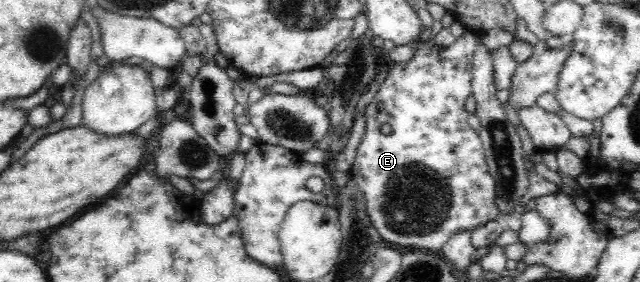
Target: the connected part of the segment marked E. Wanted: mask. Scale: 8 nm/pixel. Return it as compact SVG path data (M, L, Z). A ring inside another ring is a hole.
M465 30L444 51L432 48L429 42L416 40L411 43L416 50L412 61L395 64L380 84L378 94L365 108L365 134L350 172L364 192L366 213L374 229L389 246L403 251L422 249L438 253L453 234L462 229L475 229L498 216L496 184L488 171L480 135L468 125L469 113L465 110L466 100L473 90L469 66L479 41L479 34L470 30ZM376 105L384 105L384 108L376 110ZM384 124L392 127L389 136L379 130Z

